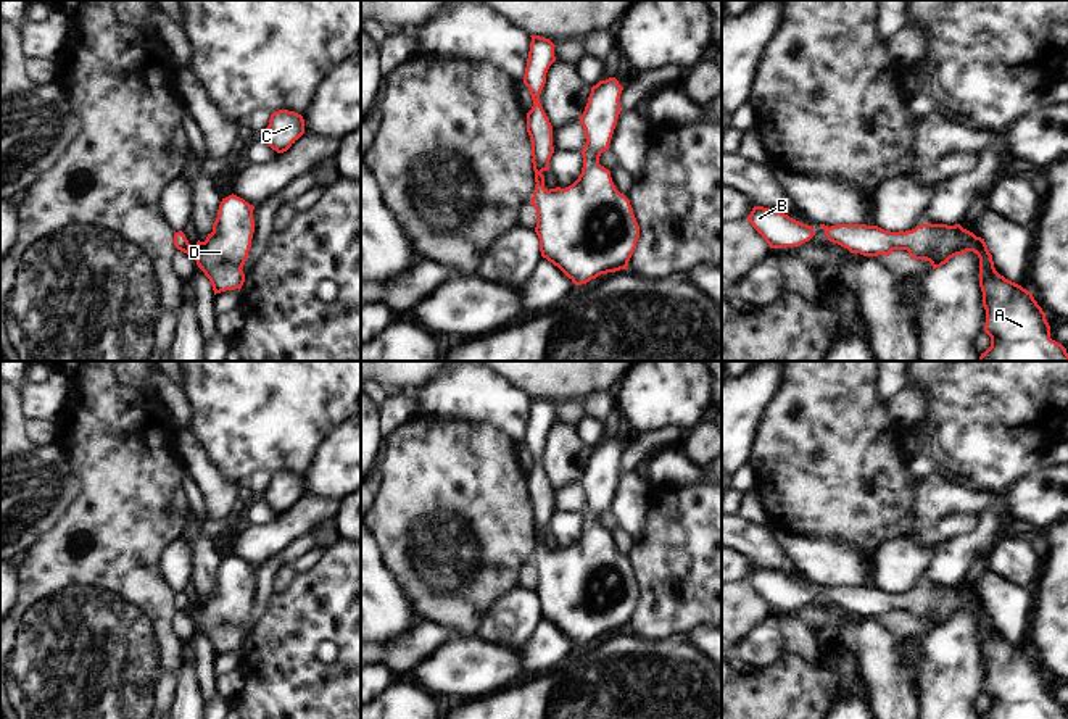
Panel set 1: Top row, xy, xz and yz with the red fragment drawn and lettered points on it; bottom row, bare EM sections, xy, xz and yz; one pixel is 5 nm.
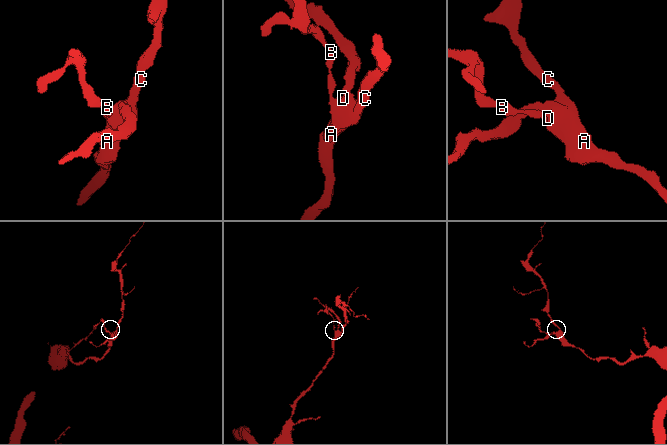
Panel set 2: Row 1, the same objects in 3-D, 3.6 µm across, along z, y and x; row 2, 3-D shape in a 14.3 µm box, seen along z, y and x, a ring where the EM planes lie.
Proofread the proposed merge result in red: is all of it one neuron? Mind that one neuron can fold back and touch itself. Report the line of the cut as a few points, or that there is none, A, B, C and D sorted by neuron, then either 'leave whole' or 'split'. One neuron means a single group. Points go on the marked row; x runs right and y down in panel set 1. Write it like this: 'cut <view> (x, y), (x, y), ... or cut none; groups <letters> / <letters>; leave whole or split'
cut none; groups A B C D; leave whole

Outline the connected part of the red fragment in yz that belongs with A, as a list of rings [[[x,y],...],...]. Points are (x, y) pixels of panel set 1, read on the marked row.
[[[820,224],[830,242],[847,248],[851,253],[863,256],[889,256],[892,250],[907,250],[912,260],[926,260],[933,269],[941,268],[950,258],[973,251],[979,258],[979,287],[983,306],[986,310],[984,332],[991,337],[991,347],[981,353],[979,361],[1068,361],[1066,348],[1050,339],[1050,326],[1045,313],[1034,300],[1033,293],[1021,285],[1000,276],[992,261],[984,239],[963,229],[960,224],[920,224],[912,231],[891,232],[878,226],[867,224]]]

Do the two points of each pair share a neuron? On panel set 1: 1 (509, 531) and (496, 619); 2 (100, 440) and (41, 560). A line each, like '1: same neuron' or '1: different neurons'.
1: different neurons
2: same neuron

